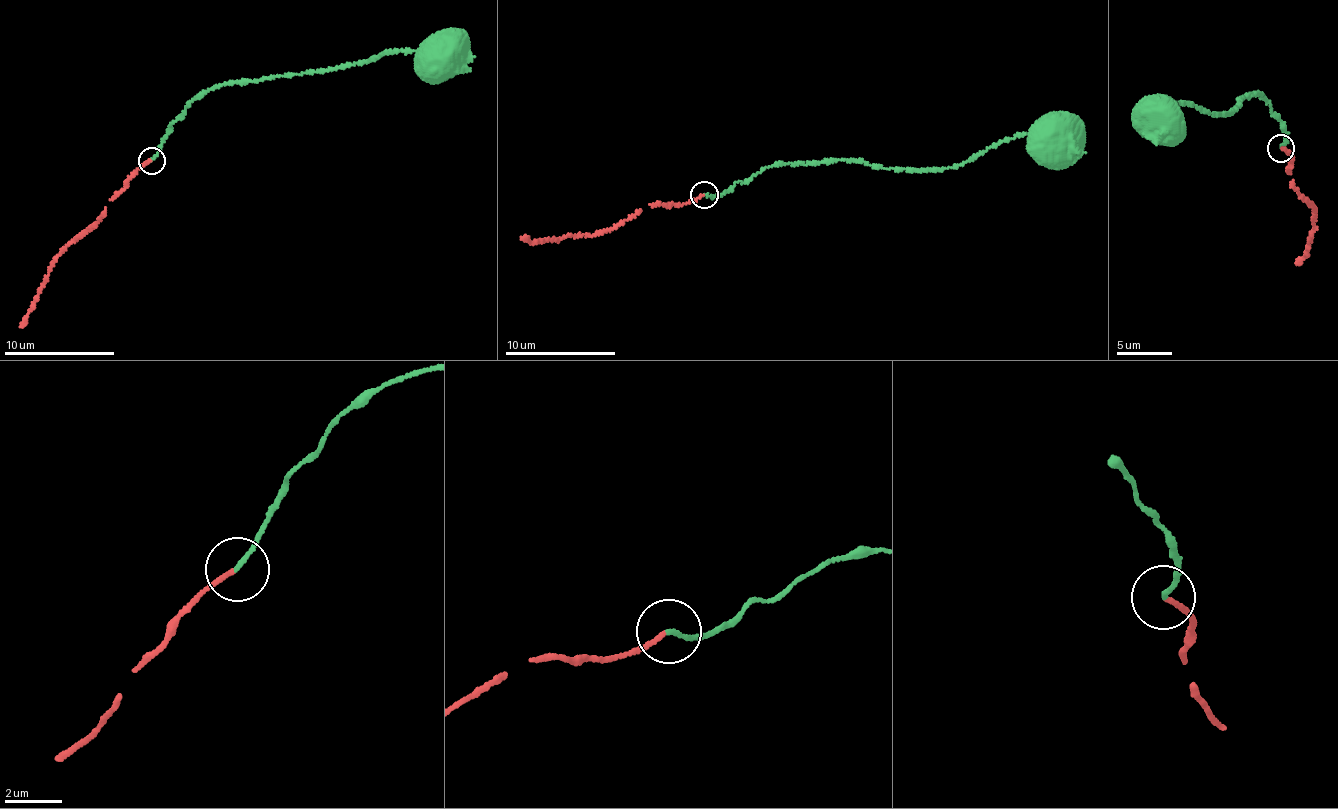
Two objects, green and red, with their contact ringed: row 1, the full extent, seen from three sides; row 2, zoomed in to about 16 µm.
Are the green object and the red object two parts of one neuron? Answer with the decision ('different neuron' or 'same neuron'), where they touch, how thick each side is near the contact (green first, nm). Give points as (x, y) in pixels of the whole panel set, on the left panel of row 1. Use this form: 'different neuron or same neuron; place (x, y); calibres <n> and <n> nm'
same neuron; place (151, 160); calibres 140 and 140 nm

